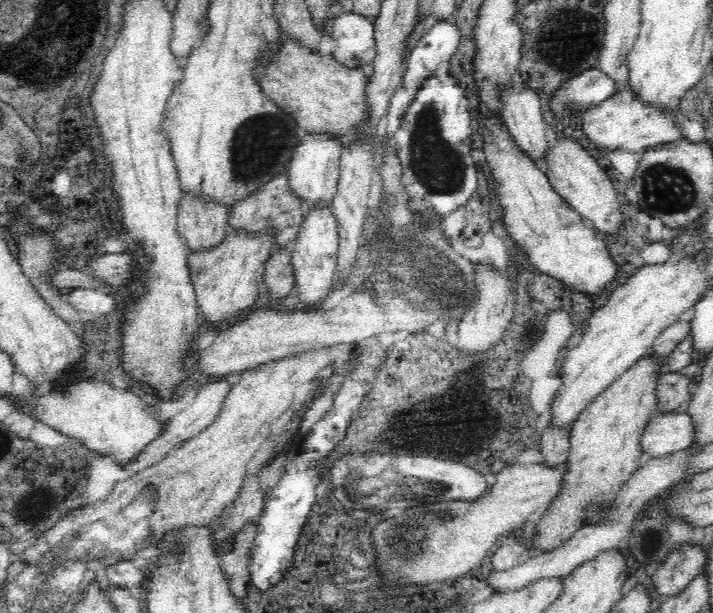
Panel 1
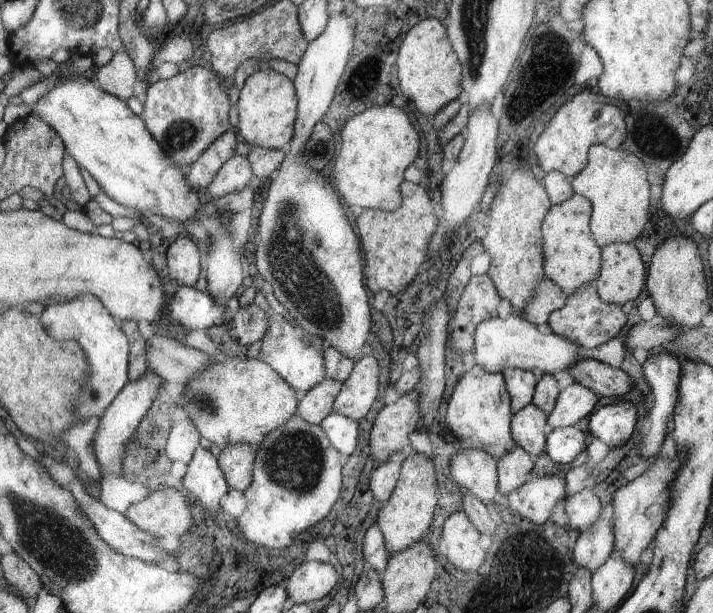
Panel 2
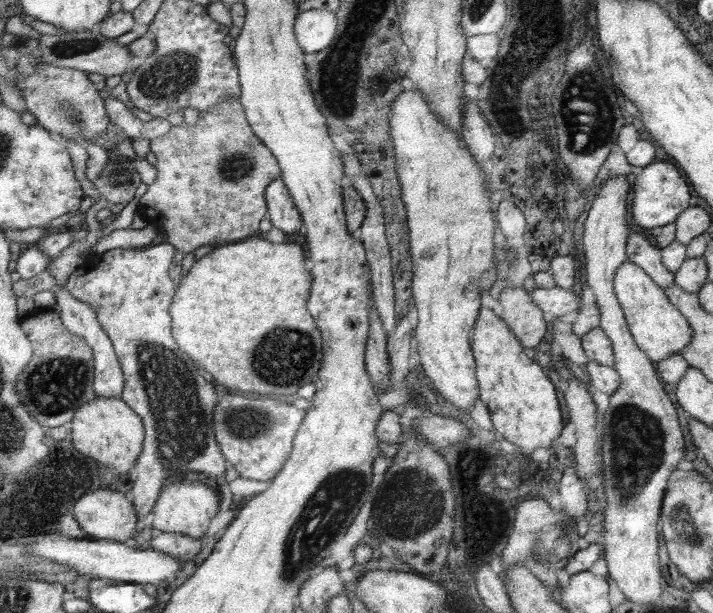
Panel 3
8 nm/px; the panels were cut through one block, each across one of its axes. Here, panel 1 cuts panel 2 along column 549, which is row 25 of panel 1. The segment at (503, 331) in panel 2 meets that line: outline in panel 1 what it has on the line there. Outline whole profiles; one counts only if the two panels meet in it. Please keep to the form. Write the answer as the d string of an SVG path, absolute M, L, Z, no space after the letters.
M346 12L334 20L332 38L336 42L336 60L348 68L362 68L376 58L376 26L360 14Z

